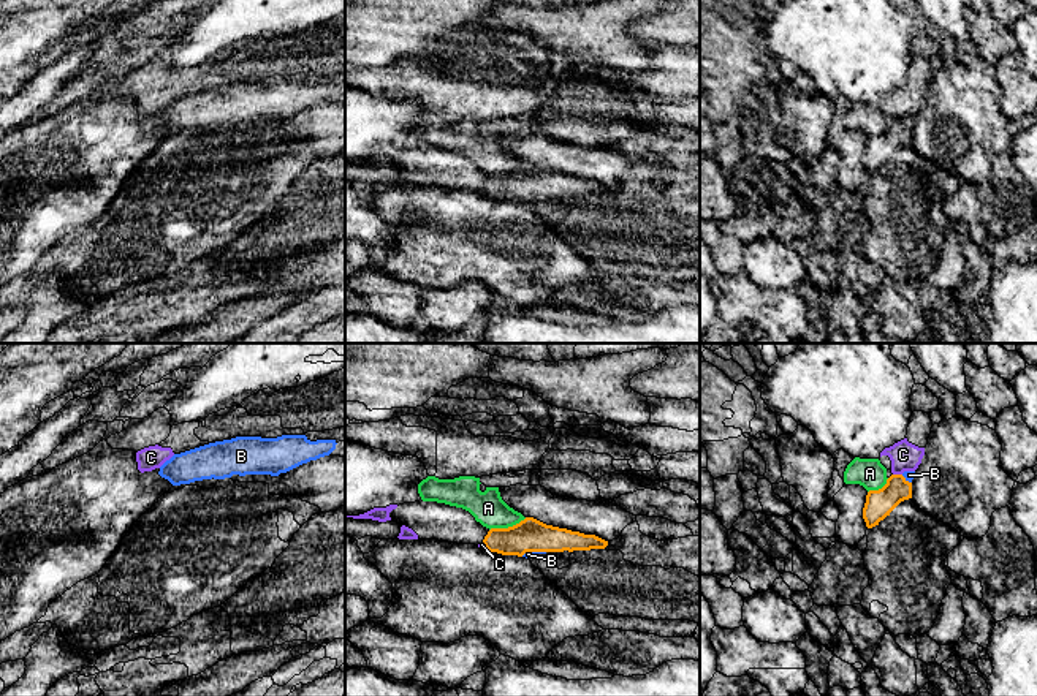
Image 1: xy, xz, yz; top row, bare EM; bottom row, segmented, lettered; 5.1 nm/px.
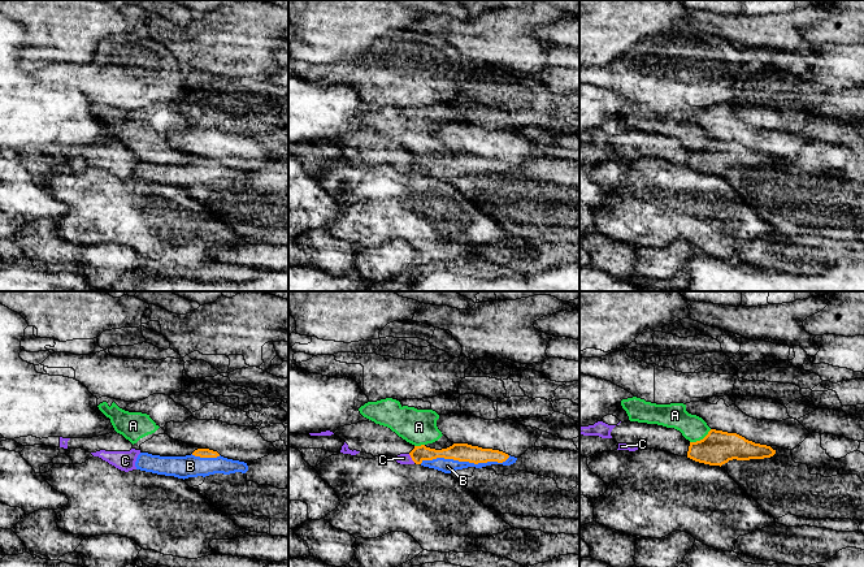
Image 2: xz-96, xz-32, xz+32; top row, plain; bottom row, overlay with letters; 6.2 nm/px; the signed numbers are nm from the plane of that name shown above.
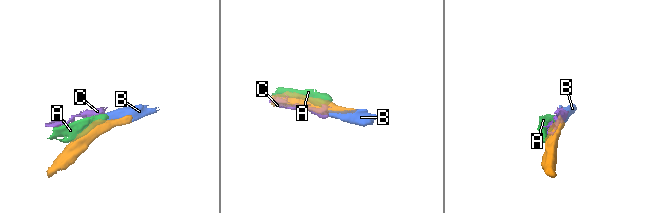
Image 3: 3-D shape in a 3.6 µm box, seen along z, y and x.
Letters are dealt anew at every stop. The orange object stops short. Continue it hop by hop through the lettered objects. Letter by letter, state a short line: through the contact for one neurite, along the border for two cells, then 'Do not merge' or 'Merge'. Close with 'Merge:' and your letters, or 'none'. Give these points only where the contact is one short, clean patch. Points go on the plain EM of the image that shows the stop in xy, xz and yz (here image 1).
A: Do not merge
B: Merge
C: Line: yz (893, 119), (901, 121). Do not merge
Merge: B

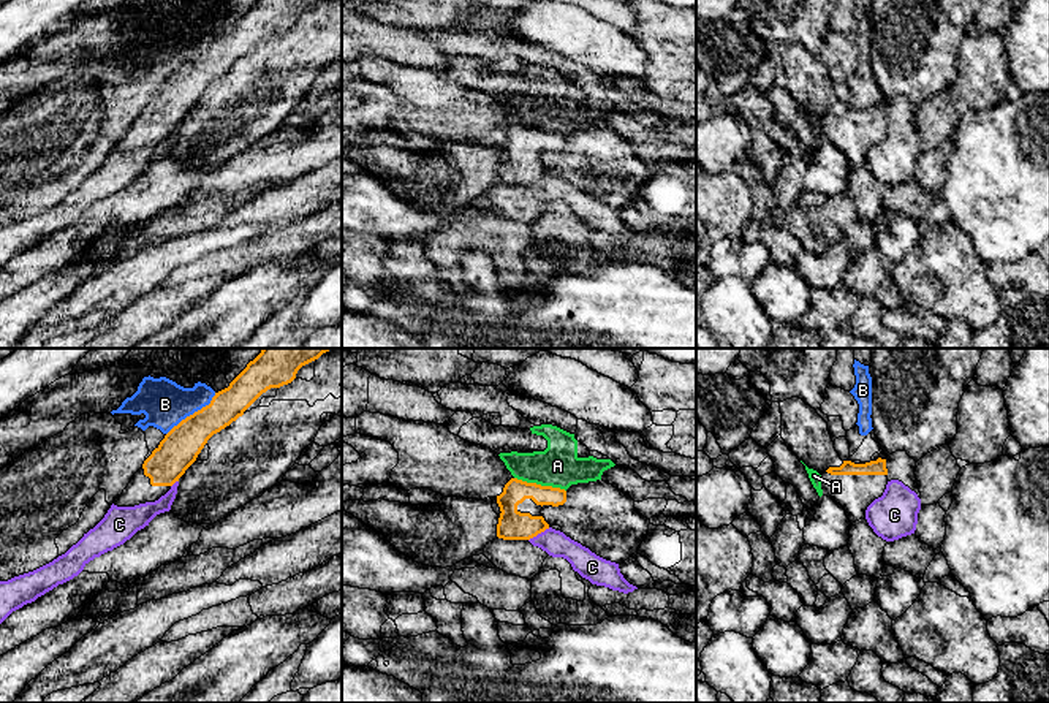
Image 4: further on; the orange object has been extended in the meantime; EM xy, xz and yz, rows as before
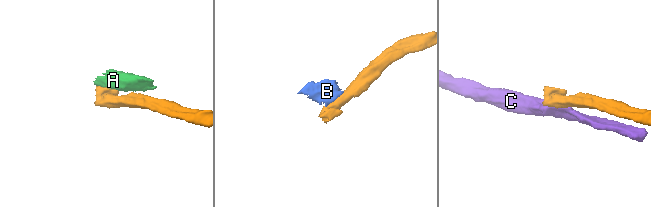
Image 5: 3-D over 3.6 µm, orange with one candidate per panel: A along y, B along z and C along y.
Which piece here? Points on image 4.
A: Line: xz (515, 122), (524, 127), (559, 132), (565, 136). Do not merge
B: Line: xy (215, 38), (208, 49), (182, 64), (166, 79). Do not merge
C: Line: xz (549, 173), (529, 186). Do not merge
Merge: none

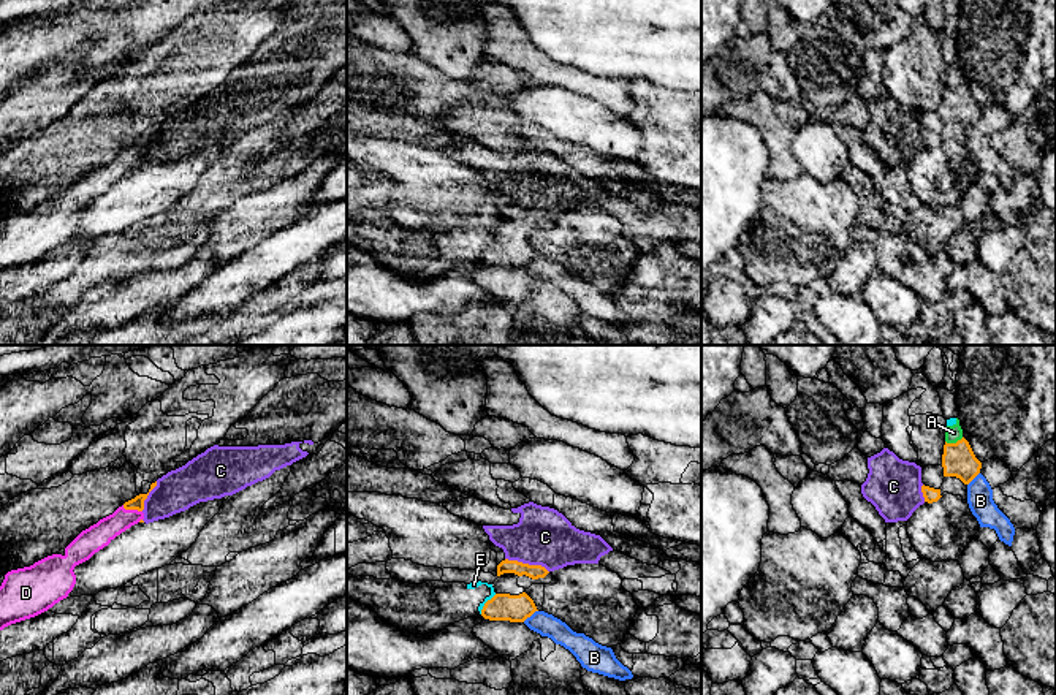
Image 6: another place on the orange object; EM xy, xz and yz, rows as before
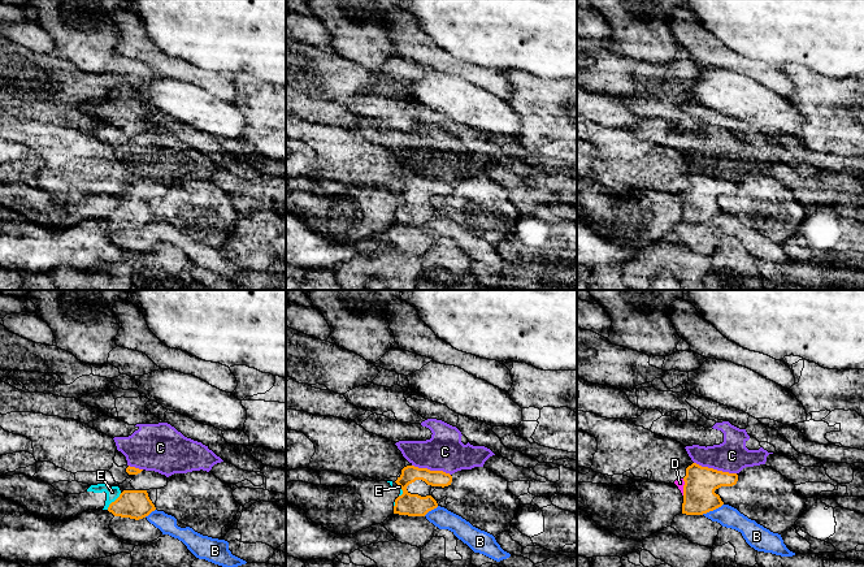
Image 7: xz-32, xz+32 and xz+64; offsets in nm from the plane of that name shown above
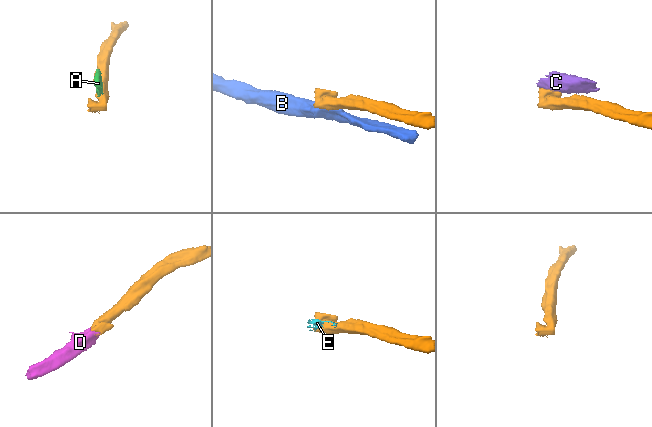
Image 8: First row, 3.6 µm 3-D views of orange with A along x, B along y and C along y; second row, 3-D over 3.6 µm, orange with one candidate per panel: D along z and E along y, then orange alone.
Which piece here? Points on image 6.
A: Line: yz (963, 83), (955, 87), (945, 87). Do not merge
B: Line: xz (537, 255), (523, 266). Do not merge
C: Line: xz (505, 203), (540, 209), (548, 217). Do not merge
D: Line: xy (138, 148), (132, 154), (98, 181). Merge
E: Line: xz (496, 239), (485, 249), (480, 258). Do not merge
Merge: D

